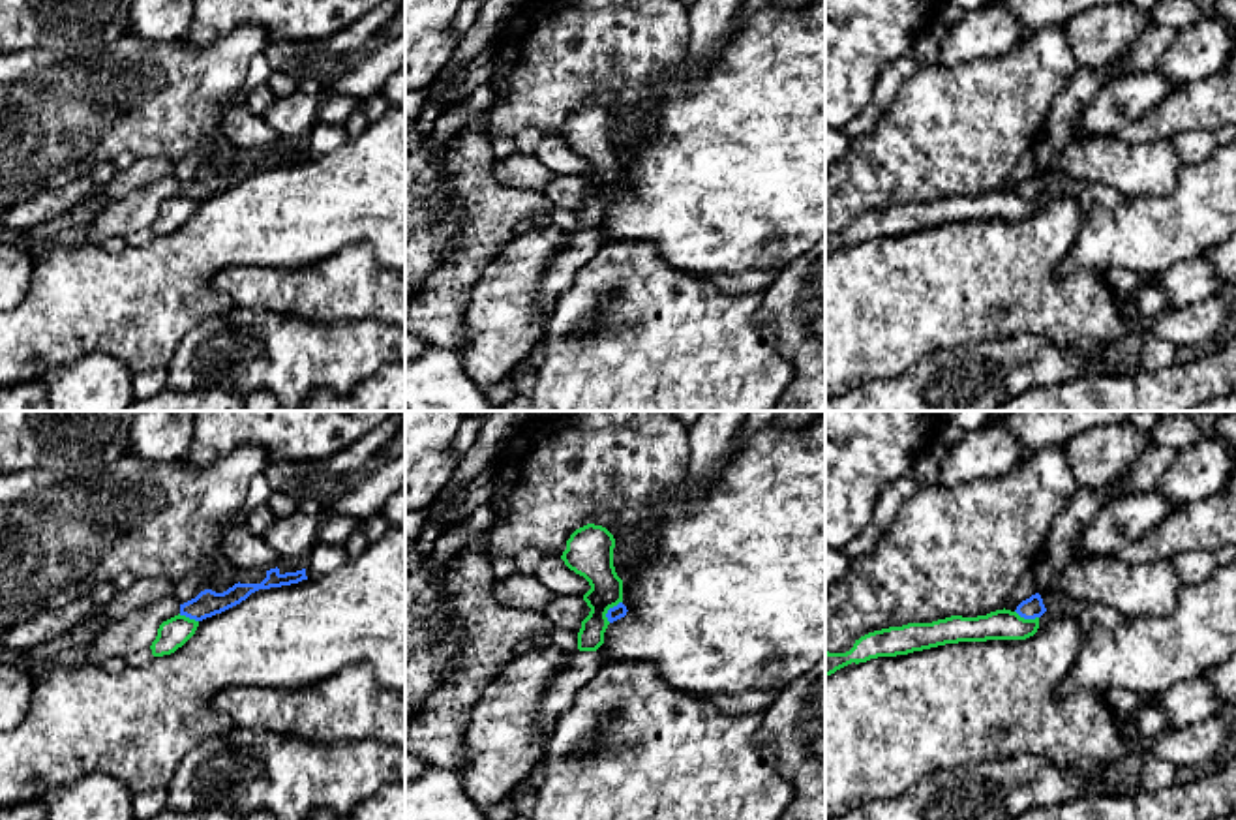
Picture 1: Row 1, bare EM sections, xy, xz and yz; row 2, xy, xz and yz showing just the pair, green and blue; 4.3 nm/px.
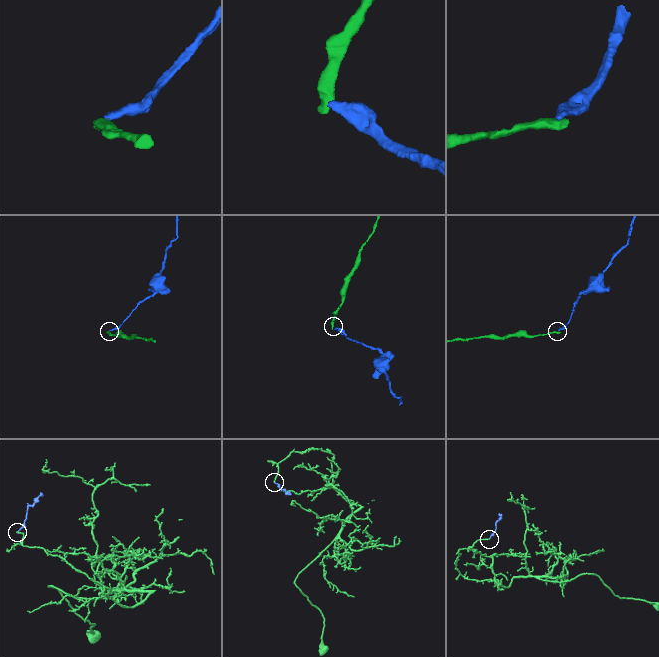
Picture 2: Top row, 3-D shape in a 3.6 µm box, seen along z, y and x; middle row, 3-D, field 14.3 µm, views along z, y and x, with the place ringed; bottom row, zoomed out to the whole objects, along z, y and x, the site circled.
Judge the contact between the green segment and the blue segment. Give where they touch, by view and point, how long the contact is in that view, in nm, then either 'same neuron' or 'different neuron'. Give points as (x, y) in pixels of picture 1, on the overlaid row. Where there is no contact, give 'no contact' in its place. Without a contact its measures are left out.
xz (608, 608) | 110 nm | different neuron

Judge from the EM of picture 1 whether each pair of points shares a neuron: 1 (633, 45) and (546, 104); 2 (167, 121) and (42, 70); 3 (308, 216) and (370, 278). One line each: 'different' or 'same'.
1: same
2: same
3: different

